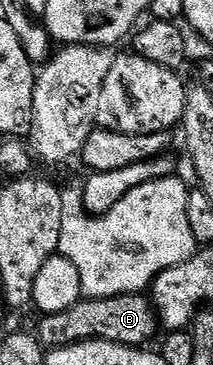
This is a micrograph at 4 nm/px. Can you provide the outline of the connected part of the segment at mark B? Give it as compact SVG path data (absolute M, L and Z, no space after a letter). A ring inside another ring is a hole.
M143 293L109 296L108 299L84 298L62 312L43 315L36 334L43 347L66 348L86 340L110 341L126 347L145 347L160 330L153 303Z

